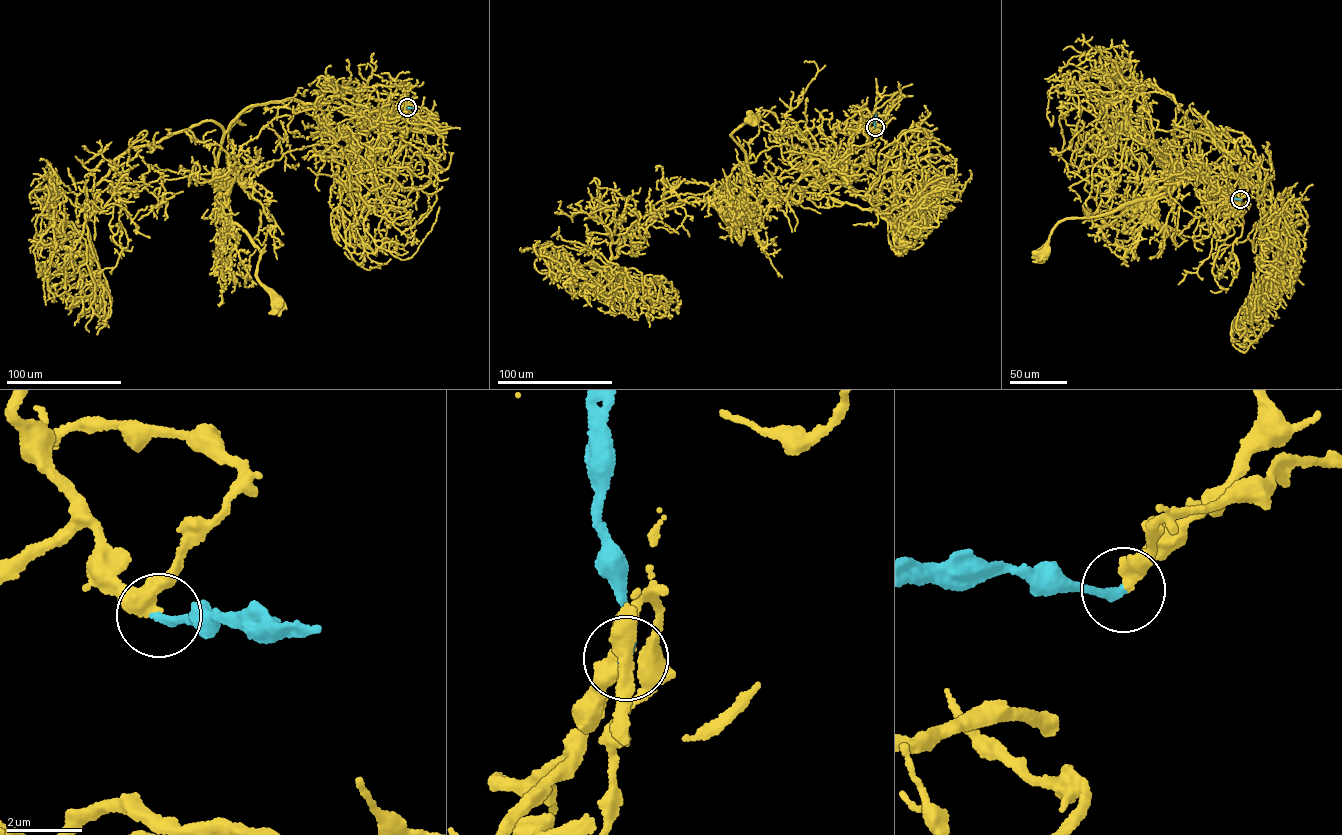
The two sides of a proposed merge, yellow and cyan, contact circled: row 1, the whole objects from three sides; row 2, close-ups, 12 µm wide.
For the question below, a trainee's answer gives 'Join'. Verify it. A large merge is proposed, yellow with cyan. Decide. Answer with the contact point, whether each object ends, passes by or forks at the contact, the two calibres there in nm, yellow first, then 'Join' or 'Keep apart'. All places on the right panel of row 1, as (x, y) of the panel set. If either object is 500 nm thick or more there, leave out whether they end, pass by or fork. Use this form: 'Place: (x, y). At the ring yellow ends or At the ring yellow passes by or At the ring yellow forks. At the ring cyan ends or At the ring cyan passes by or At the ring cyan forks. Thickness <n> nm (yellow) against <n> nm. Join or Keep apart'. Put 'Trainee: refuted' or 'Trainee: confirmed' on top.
Trainee: confirmed
Place: (1240, 199). At the ring yellow passes by. At the ring cyan ends. Thickness 400 nm (yellow) against 240 nm. Join

